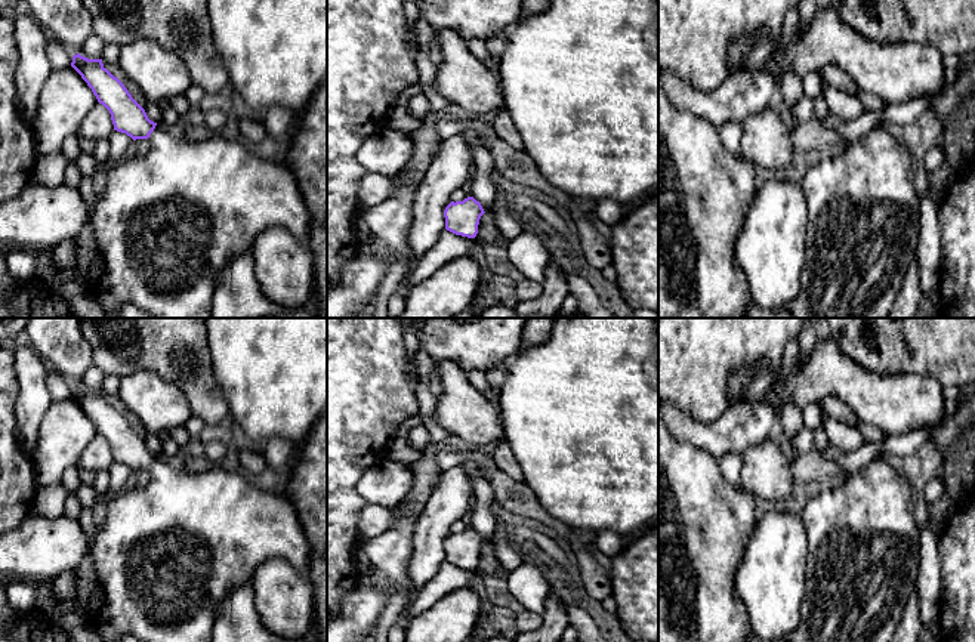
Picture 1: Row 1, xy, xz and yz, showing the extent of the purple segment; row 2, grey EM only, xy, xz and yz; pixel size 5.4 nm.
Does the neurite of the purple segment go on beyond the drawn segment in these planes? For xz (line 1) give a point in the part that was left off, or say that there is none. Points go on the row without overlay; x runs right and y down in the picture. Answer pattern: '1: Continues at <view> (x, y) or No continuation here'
1: No continuation here

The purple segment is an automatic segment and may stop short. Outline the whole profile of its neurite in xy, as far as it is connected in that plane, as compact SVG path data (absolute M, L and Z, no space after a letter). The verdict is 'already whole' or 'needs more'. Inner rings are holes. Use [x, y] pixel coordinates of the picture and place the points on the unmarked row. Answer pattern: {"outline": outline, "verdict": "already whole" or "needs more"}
{"outline": "M77 385L71 398L87 414L98 433L109 442L114 462L148 475L144 487L129 487L111 497L105 519L89 540L89 558L104 592L104 605L89 617L86 626L104 642L117 642L121 636L133 636L142 642L212 642L220 604L234 589L250 581L260 564L278 558L297 571L308 572L309 541L297 510L286 494L263 491L243 472L228 472L219 466L203 472L179 470L148 450L124 416L104 398L102 391L87 391Z", "verdict": "needs more"}

